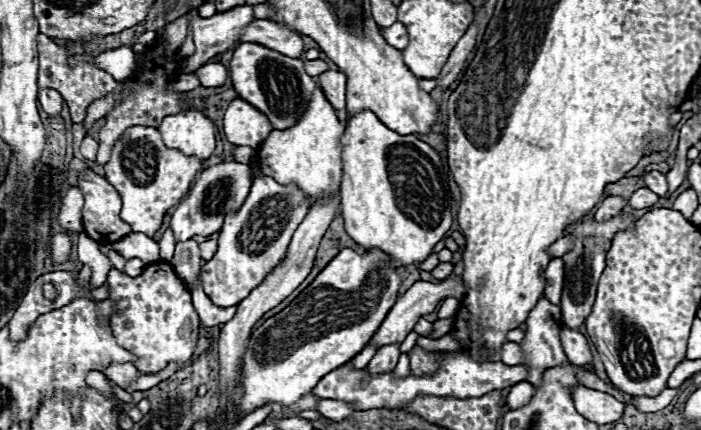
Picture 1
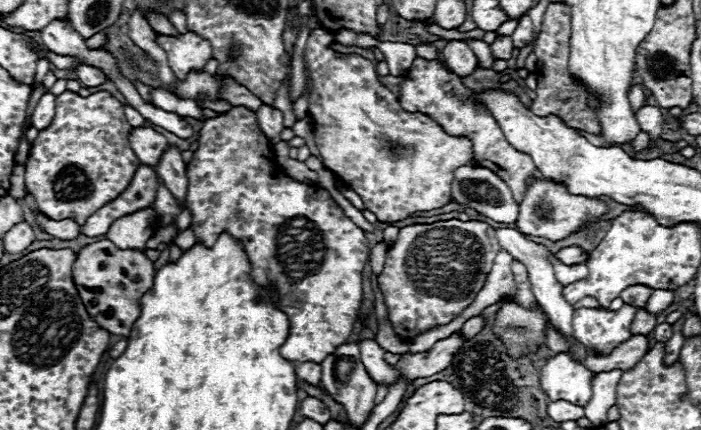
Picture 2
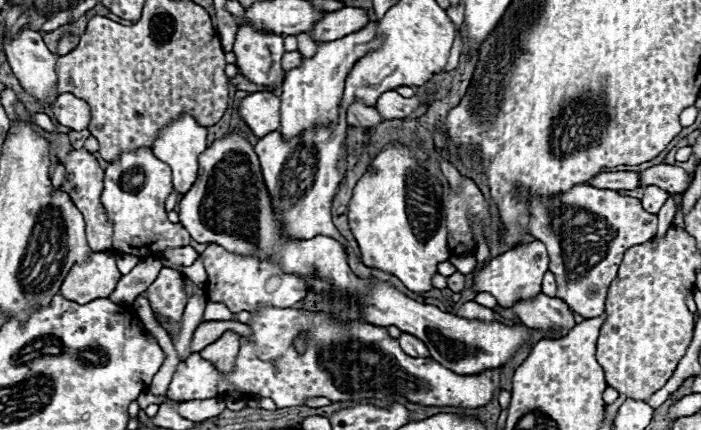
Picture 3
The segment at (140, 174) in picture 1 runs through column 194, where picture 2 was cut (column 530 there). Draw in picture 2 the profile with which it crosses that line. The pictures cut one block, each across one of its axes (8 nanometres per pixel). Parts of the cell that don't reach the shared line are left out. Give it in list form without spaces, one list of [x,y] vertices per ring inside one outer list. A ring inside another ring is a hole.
[[[414,62],[412,68],[406,72],[406,80],[402,82],[400,88],[400,106],[406,112],[424,112],[430,118],[434,118],[448,134],[452,136],[468,136],[472,138],[474,144],[474,164],[490,168],[492,172],[496,172],[512,190],[512,196],[516,202],[522,200],[524,190],[528,186],[528,178],[534,176],[534,162],[528,154],[518,152],[516,148],[512,148],[498,122],[494,120],[494,116],[482,108],[482,106],[468,106],[468,96],[470,96],[470,88],[466,88],[462,84],[462,80],[450,72],[444,64],[440,62]]]

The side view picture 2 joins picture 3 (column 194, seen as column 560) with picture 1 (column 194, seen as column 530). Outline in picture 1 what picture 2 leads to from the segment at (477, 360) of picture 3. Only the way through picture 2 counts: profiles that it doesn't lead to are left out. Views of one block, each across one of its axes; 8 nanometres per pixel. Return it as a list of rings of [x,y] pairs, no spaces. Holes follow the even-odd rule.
[[[224,160],[218,162],[206,170],[200,172],[196,182],[192,184],[190,192],[184,196],[184,200],[178,204],[178,208],[172,214],[170,226],[174,230],[176,240],[190,240],[194,236],[210,236],[222,228],[222,222],[226,216],[240,210],[244,204],[250,186],[252,186],[252,170],[248,164],[240,164],[236,160]]]

